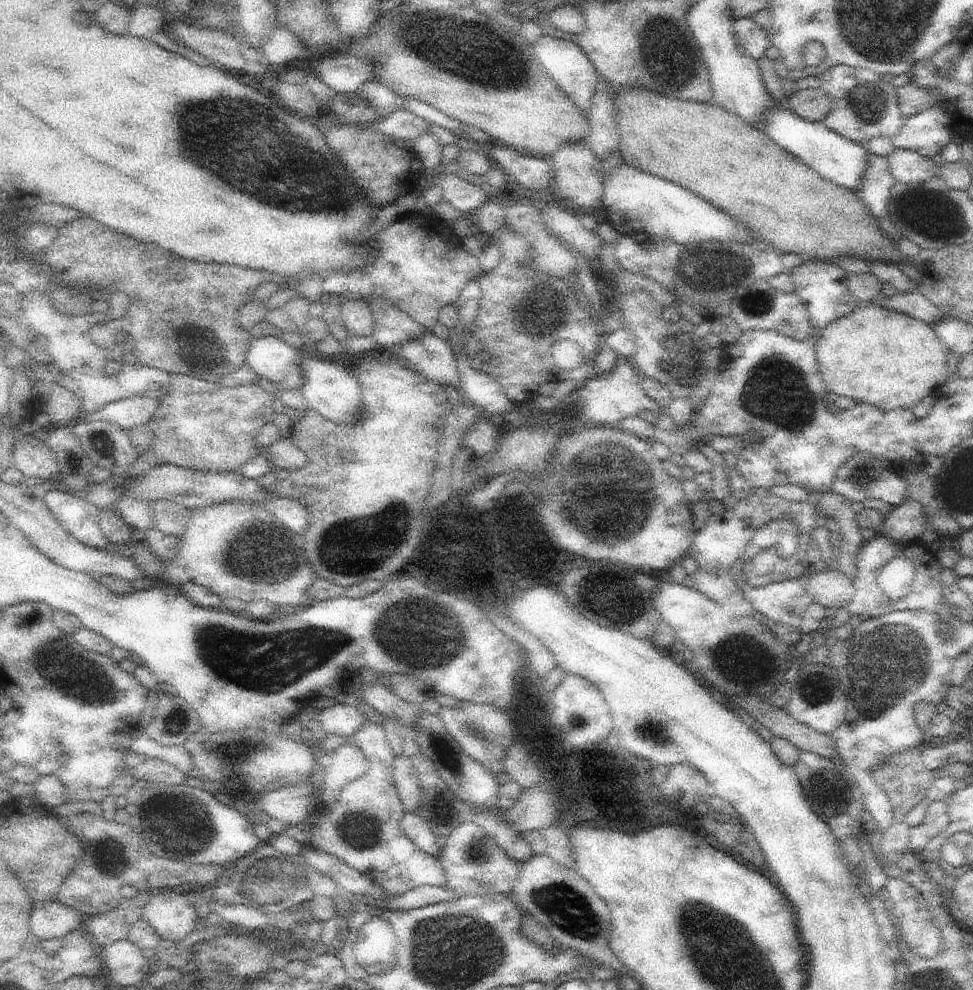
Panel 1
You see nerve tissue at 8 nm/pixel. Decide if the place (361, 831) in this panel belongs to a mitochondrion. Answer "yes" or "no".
yes

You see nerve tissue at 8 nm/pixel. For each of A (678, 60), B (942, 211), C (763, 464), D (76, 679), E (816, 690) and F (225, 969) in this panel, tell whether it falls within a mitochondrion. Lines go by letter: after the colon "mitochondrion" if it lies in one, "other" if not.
A: mitochondrion
B: mitochondrion
C: other
D: mitochondrion
E: mitochondrion
F: mitochondrion

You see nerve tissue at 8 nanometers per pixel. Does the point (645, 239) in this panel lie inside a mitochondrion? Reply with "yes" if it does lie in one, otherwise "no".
no

